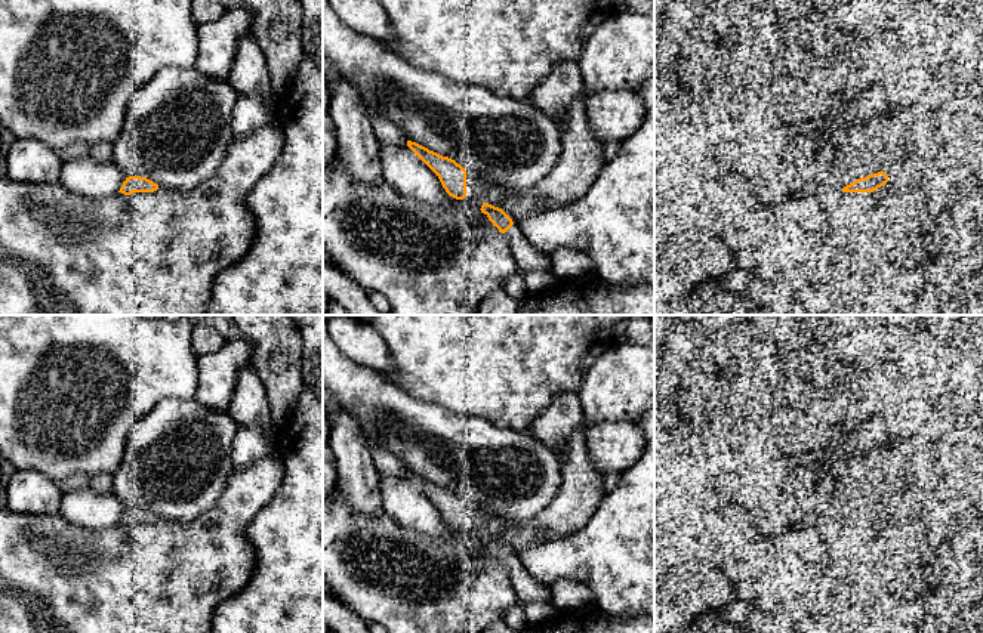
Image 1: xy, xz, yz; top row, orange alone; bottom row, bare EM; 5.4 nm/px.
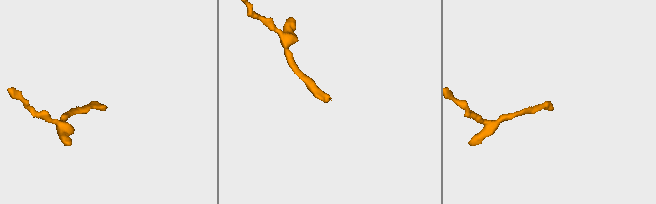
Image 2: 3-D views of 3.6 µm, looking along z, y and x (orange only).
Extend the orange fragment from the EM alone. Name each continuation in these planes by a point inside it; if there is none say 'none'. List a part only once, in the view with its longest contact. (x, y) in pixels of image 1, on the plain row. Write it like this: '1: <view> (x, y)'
1: xz (527, 590)

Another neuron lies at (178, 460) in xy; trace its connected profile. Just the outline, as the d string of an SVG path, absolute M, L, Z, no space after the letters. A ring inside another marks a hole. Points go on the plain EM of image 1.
M163 398L130 430L124 463L114 473L114 492L123 504L152 512L169 522L191 522L210 510L234 469L232 441L238 424L228 411L198 401Z

